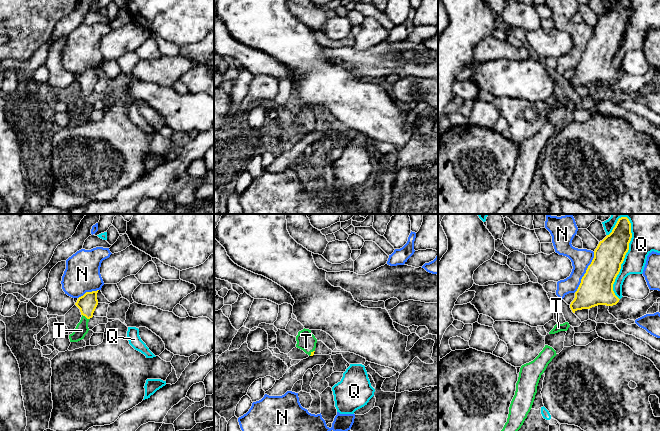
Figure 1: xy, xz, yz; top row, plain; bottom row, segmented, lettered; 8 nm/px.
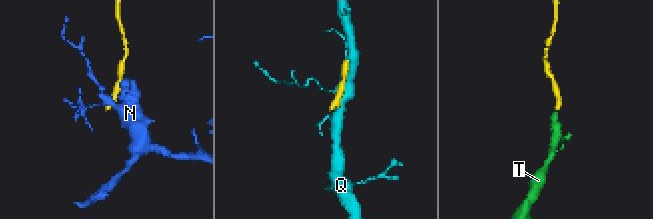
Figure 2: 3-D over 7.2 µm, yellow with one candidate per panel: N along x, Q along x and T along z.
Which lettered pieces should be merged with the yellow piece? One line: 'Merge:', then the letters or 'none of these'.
Merge: T

